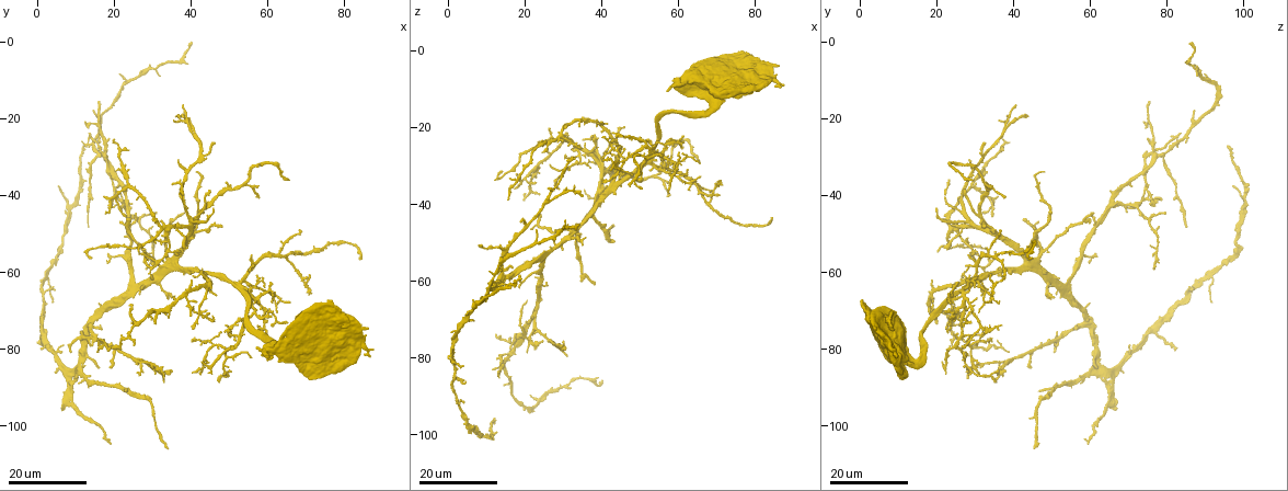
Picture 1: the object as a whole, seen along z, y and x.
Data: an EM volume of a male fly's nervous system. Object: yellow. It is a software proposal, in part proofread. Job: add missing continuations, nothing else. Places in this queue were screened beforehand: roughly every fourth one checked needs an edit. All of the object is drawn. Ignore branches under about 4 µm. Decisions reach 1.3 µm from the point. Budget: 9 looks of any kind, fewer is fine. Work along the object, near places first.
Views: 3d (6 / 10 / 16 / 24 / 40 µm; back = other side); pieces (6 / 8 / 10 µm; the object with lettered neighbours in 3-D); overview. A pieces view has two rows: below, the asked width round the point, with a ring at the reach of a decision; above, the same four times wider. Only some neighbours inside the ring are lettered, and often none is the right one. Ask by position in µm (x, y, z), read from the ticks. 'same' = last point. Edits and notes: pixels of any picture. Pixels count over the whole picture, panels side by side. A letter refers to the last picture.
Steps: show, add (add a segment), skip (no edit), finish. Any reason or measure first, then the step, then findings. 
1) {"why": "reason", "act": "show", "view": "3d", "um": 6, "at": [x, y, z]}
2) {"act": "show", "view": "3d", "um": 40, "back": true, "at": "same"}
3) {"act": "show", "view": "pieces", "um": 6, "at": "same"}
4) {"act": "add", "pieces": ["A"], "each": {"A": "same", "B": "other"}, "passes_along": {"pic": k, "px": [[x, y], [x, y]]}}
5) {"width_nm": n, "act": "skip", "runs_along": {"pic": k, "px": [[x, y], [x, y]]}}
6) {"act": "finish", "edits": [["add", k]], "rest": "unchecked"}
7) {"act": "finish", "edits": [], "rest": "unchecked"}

{"act": "show", "view": "3d", "um": 24, "at": [34.0, 105.5, 45.0]}

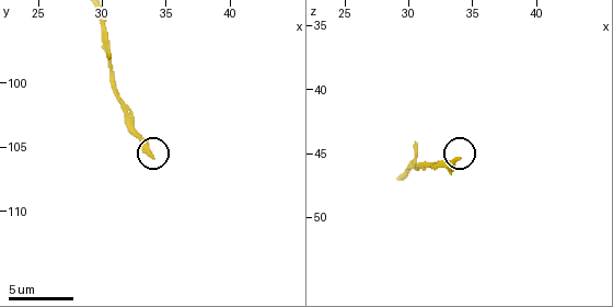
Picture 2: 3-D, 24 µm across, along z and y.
{"act": "show", "view": "pieces", "um": 10, "at": [33.8, 105.6, 45.6]}

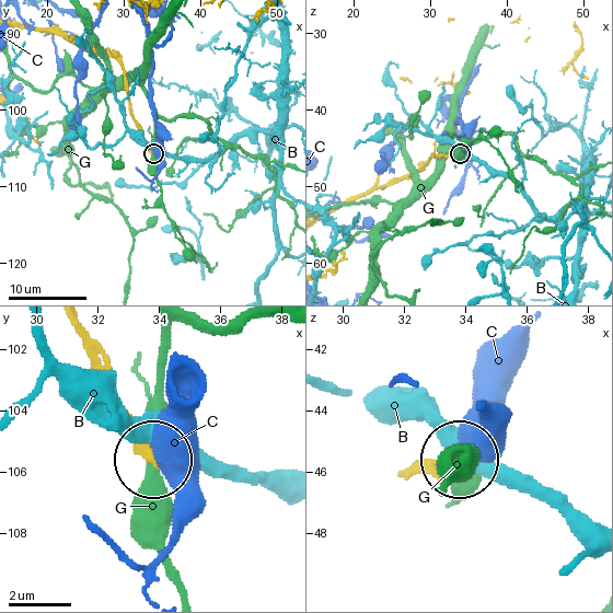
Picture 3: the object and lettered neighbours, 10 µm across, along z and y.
{"act": "skip", "each": {"B": "other", "C": "other", "G": "other"}, "found": "none of them fits"}

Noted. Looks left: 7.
{"why": "an open end", "act": "show", "view": "3d", "um": 16, "at": [31.0, 73.5, 19.5]}

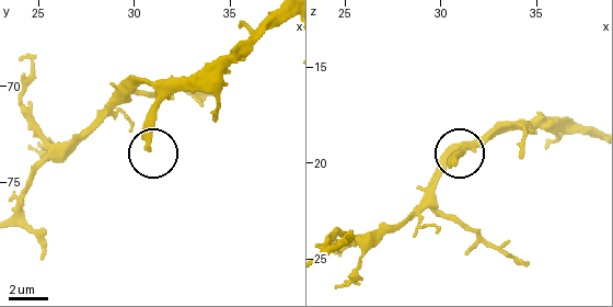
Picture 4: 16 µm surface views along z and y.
{"act": "show", "view": "pieces", "um": 10, "at": [30.8, 73.2, 20.0]}

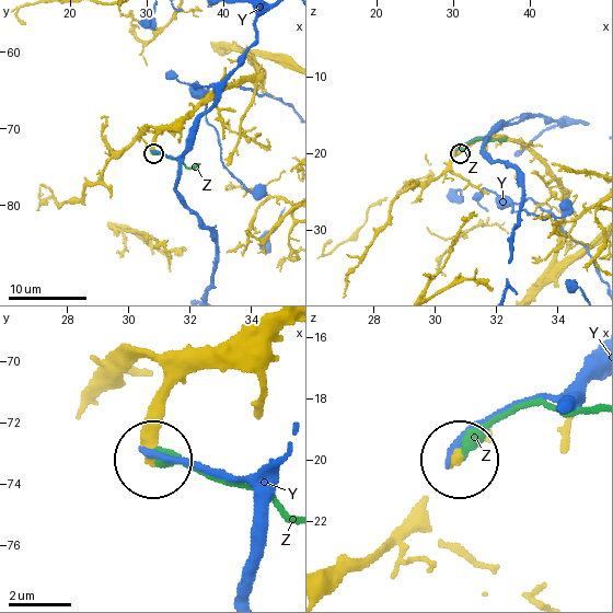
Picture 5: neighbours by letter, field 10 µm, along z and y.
{"act": "skip", "each": {"Y": "other", "Z": "other"}, "found": "none of them fits"}

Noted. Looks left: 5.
{"why": "free end", "act": "show", "view": "3d", "um": 16, "at": [24.5, 68.5, 25.0]}

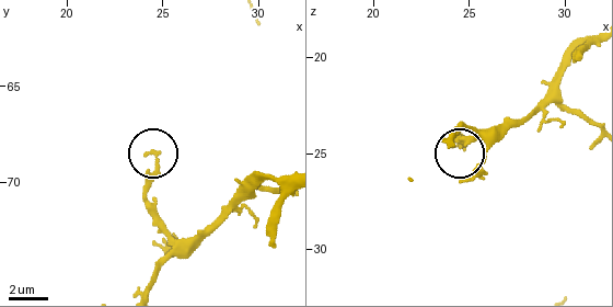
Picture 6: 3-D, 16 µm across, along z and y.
{"why": "zoom in", "act": "show", "view": "3d", "um": 6, "at": "same"}

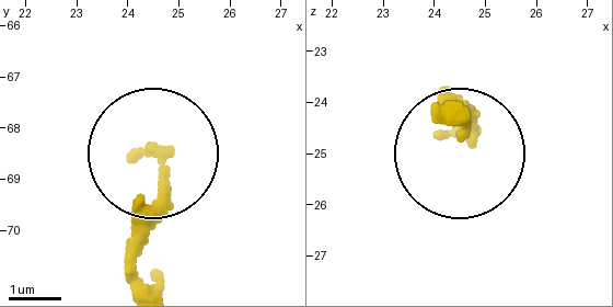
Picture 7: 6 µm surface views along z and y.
{"act": "show", "view": "pieces", "um": 6, "at": [24.20, 68.50, 24.70]}

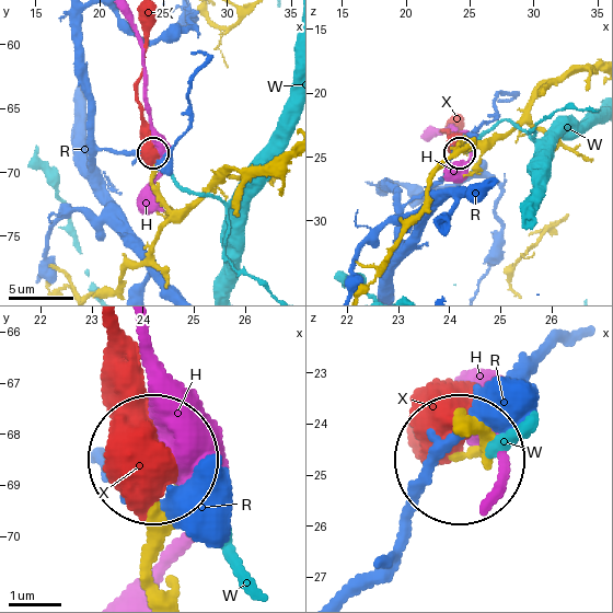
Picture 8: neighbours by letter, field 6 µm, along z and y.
{"width_nm": 170, "act": "skip", "each": {"H": "other", "R": "other", "W": "other", "X": "other"}, "found": "no lettered segment goes on from it"}

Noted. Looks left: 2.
{"why": "long arm stops here", "act": "show", "view": "3d", "um": 24, "at": [23.5, 47.0, 42.5]}

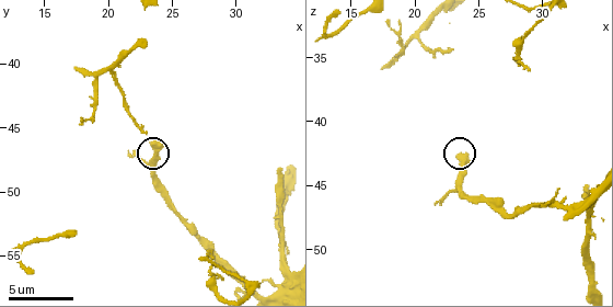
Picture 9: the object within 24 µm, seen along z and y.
{"act": "show", "view": "pieces", "um": 10, "at": [24.0, 46.4, 42.6]}

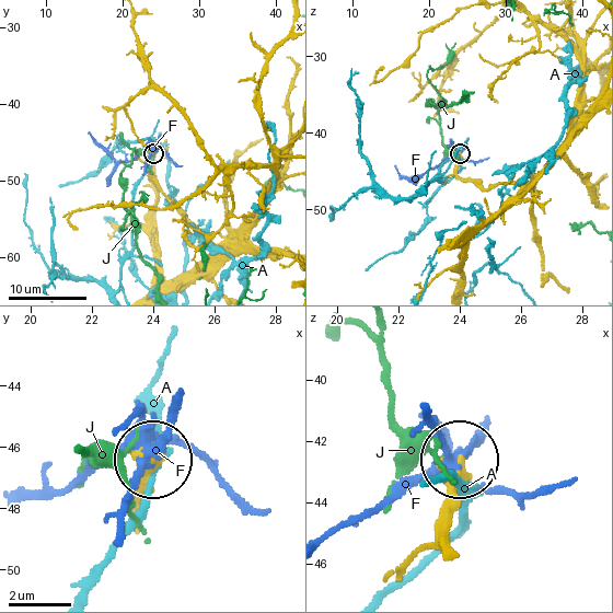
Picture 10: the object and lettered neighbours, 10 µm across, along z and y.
{"act": "skip", "each": {"A": "other", "F": "other", "J": "other"}, "runs_along": {"pic": 10, "px": [[453, 546], [446, 515], [461, 463]]}, "found": "none of them fits"}

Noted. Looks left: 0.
{"act": "finish", "edits": [], "rest": "unchecked"}

